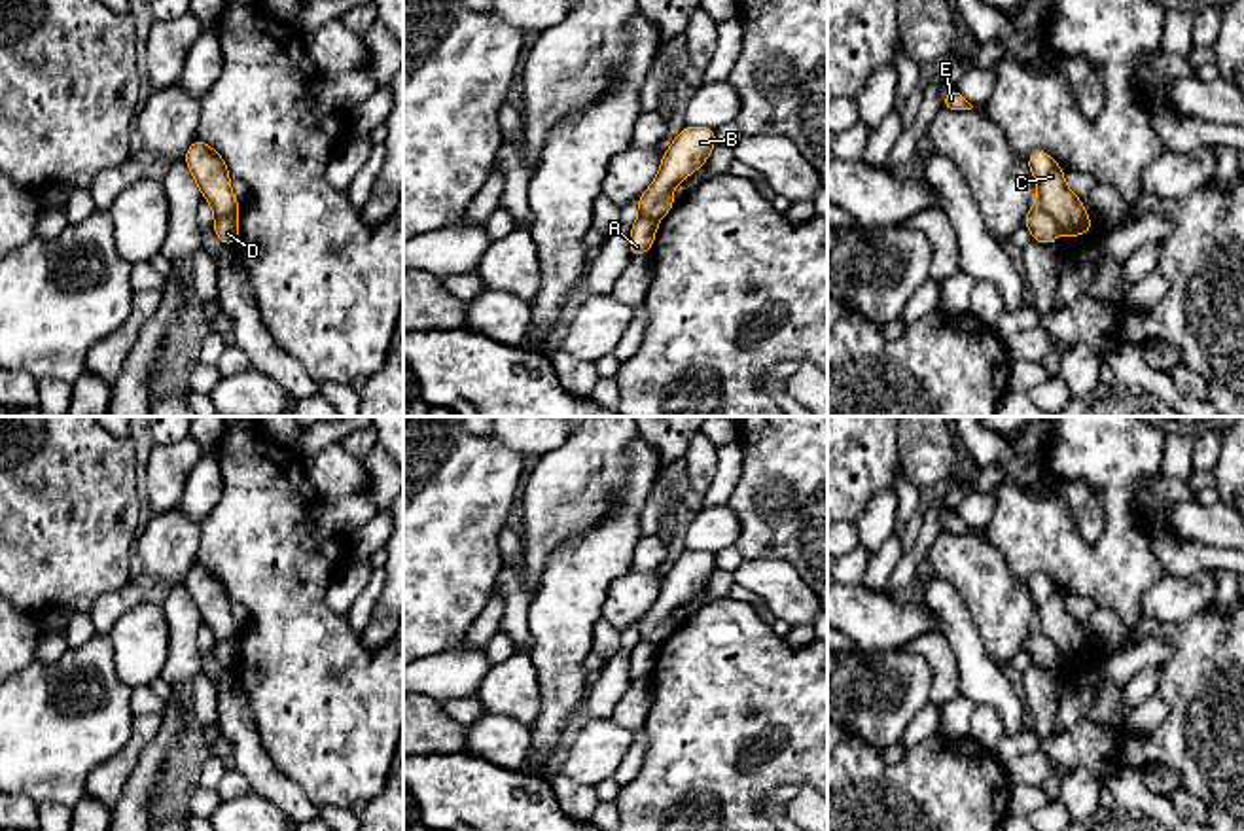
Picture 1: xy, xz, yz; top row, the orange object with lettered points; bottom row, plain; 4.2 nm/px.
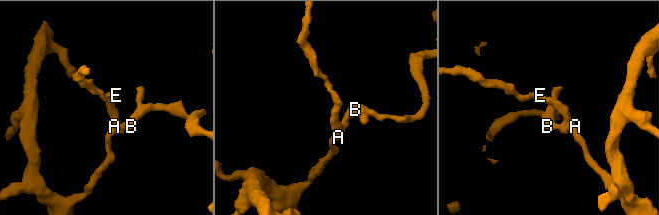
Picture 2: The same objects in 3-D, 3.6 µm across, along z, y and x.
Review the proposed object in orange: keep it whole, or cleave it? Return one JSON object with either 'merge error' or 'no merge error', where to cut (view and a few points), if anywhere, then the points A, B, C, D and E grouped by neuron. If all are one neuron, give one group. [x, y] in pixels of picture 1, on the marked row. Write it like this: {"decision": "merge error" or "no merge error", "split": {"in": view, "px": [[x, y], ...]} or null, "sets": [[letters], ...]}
{"decision": "merge error", "split": {"in": "yz", "px": [[1038, 201], [1059, 229]]}, "sets": [["A", "C", "E"], ["B", "D"]]}

